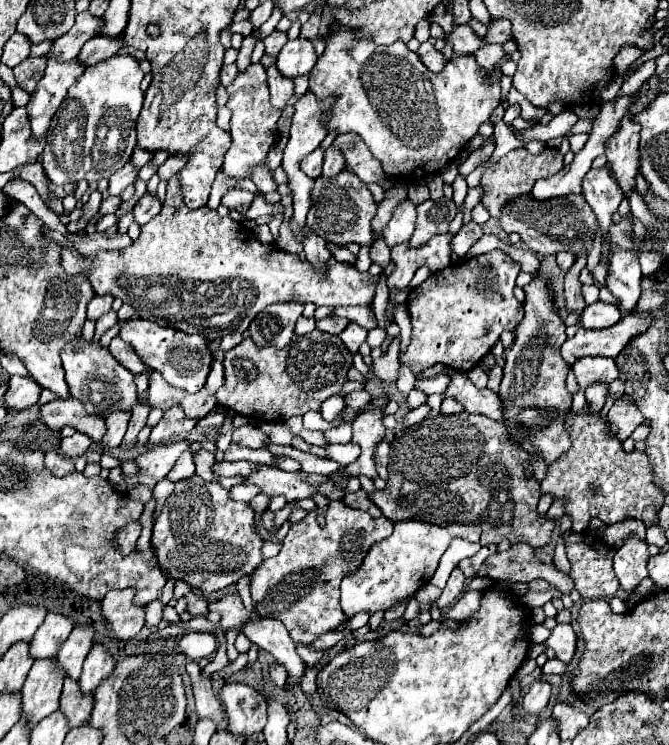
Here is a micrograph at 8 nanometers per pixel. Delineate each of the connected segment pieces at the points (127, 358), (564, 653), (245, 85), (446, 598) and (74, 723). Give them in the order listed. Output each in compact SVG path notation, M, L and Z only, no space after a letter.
M114 337L108 349L110 349L110 353L116 357L116 361L118 361L120 365L124 365L128 371L132 371L134 375L148 371L148 367L144 367L144 363L140 361L140 357L138 357L120 337Z
M556 625L546 639L546 645L556 651L556 657L564 663L570 663L576 649L576 633L572 625Z
M260 63L250 65L244 73L240 73L236 77L236 81L226 91L228 91L226 107L232 111L232 119L230 119L232 145L226 151L222 171L237 180L251 179L258 191L264 195L276 191L276 183L272 181L272 175L266 171L266 167L262 167L268 149L276 141L276 121L280 119L280 111L272 109L272 105L270 105L266 69Z
M456 567L456 569L452 571L452 575L450 575L450 579L448 579L444 591L442 591L442 595L440 595L436 601L432 601L432 607L438 607L438 609L448 609L448 607L452 607L452 605L462 597L462 593L464 593L464 583L466 583L466 577L464 577L464 573Z
M66 679L60 697L60 711L66 715L70 729L86 725L92 713L92 695L82 695L78 683Z

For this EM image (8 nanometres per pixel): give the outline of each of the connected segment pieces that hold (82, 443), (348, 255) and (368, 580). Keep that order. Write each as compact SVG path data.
M74 433L72 437L64 437L64 439L60 441L58 453L64 453L64 457L76 459L76 457L84 455L90 445L92 445L92 439L90 439L88 435L84 435L84 433Z
M327 242L326 247L332 253L333 257L339 262L345 262L350 265L356 261L356 255L351 253L346 247Z
M398 521L394 523L394 533L384 541L372 545L372 551L366 553L360 569L348 573L340 585L342 609L348 619L366 611L388 611L390 607L410 599L418 589L422 589L434 575L440 557L452 543L452 539L466 539L472 543L480 541L478 525L430 525L422 521Z

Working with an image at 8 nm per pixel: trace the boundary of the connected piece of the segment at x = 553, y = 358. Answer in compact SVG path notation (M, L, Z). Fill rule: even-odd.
M536 275L524 291L526 291L526 301L524 301L526 315L518 325L516 339L506 355L504 377L498 393L500 393L500 401L504 401L504 425L508 429L508 439L512 441L512 445L516 447L522 445L518 441L518 433L522 433L524 441L528 441L538 451L542 461L550 465L552 461L556 461L556 457L560 457L572 447L568 429L564 429L564 415L572 405L572 395L566 391L566 377L570 367L560 355L560 347L566 341L566 333L564 333L566 327L552 305L552 295L550 289L546 287L544 277ZM528 407L544 409L544 413L548 413L550 417L550 423L544 429L536 429L536 433L532 433L532 429L528 429L526 425L520 425L520 421L516 421L516 413Z

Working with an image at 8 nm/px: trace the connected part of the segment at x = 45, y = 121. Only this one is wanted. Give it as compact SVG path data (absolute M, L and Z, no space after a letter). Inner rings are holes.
M50 59L44 77L40 79L36 91L30 95L28 101L28 113L30 113L30 125L32 125L32 137L40 139L46 137L46 131L50 127L50 121L64 101L68 89L72 83L78 81L80 73L84 73L84 65L80 65L76 59L64 63L60 59Z

